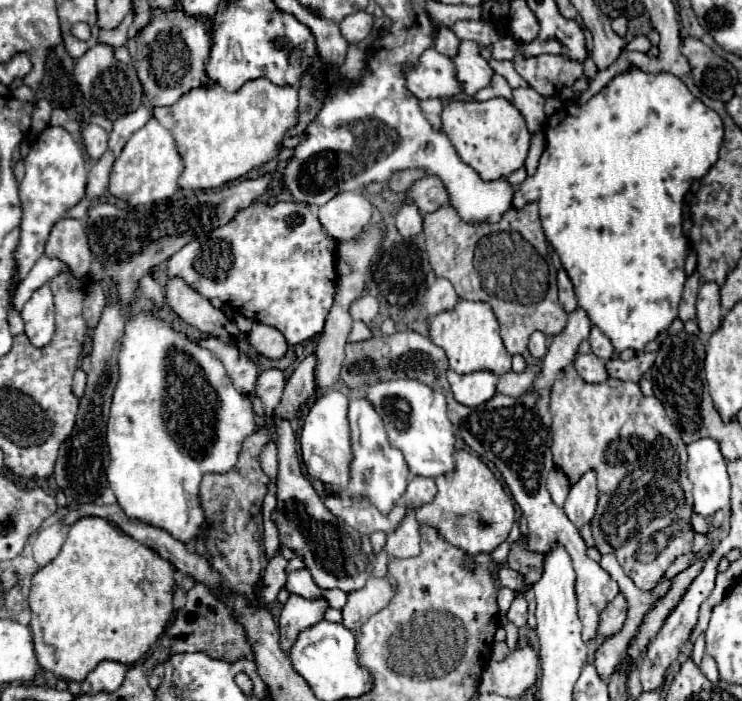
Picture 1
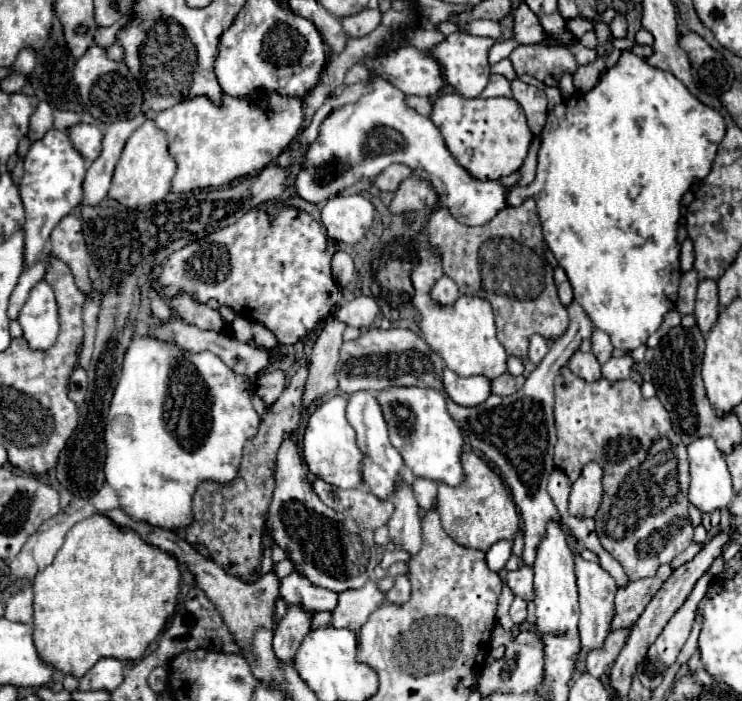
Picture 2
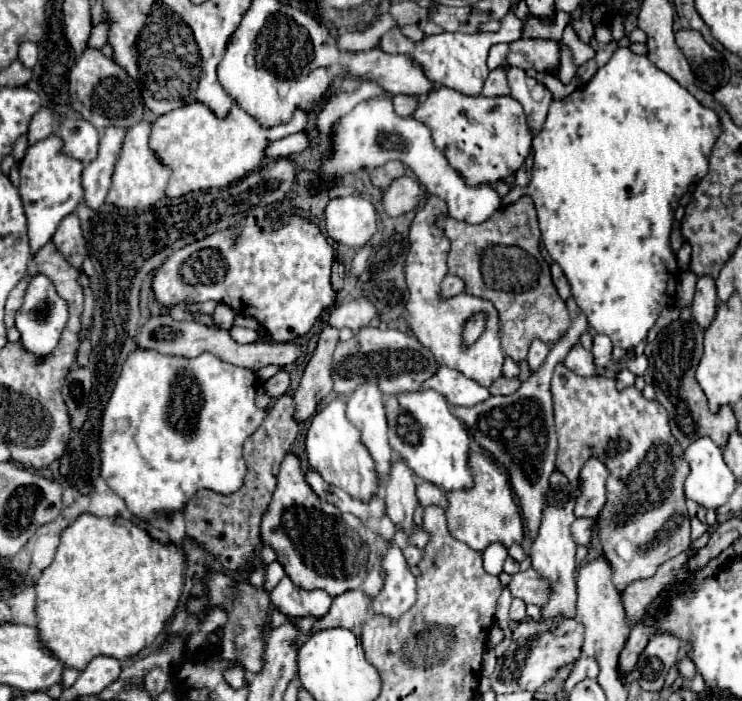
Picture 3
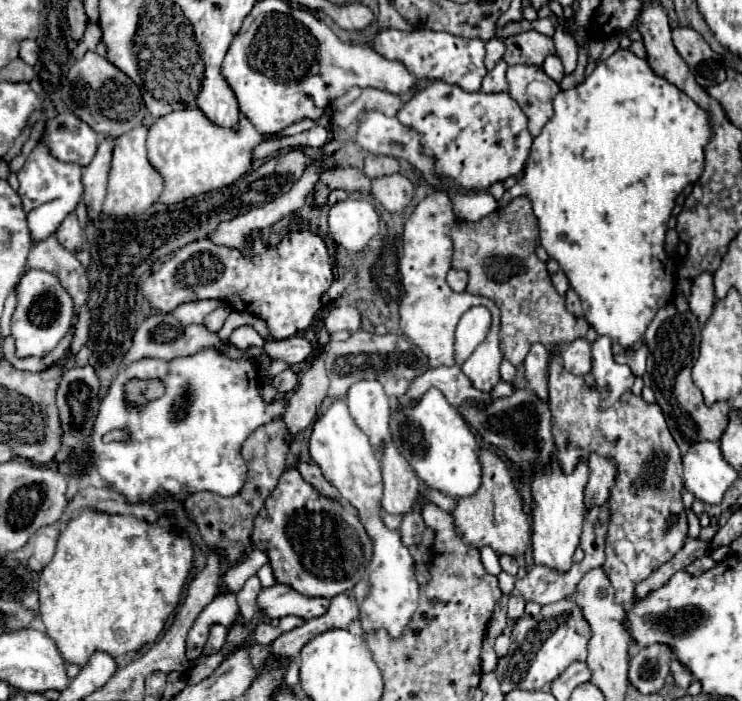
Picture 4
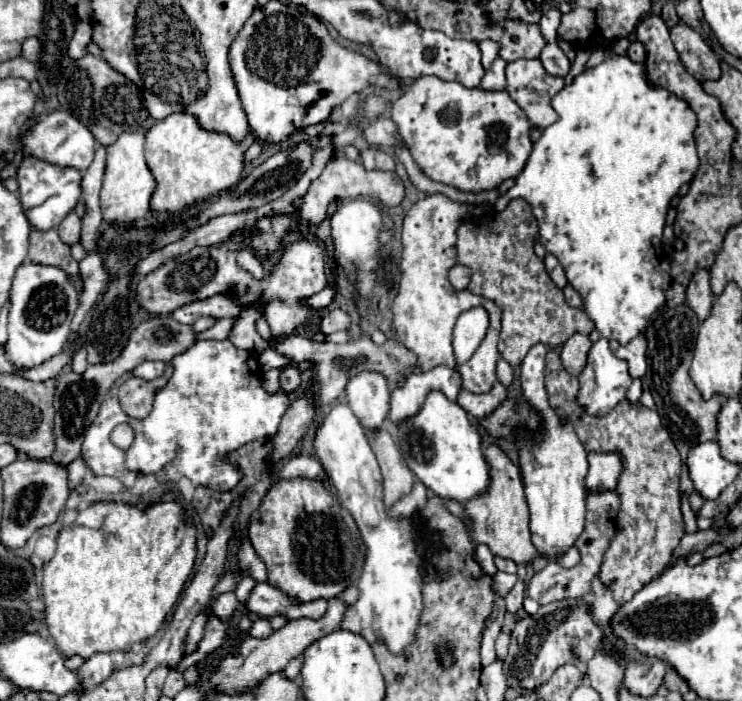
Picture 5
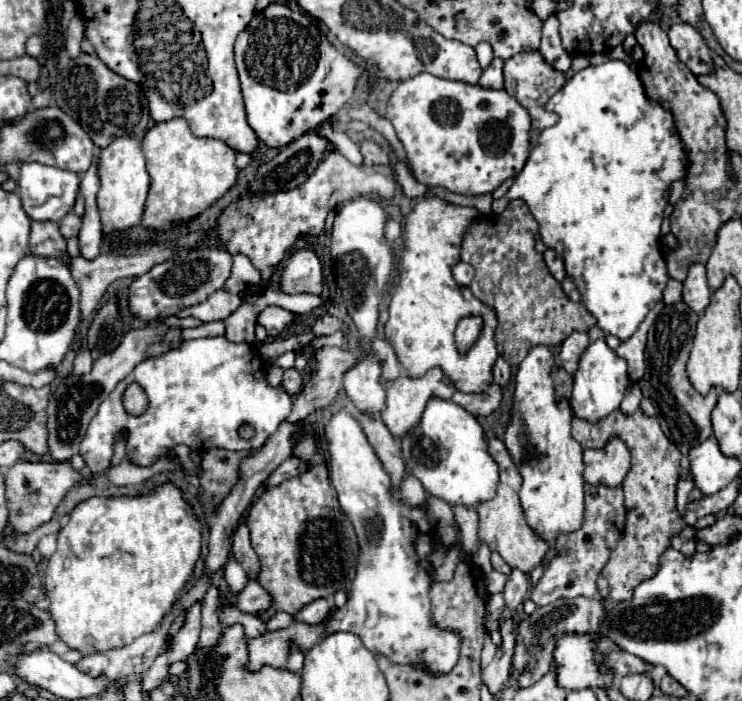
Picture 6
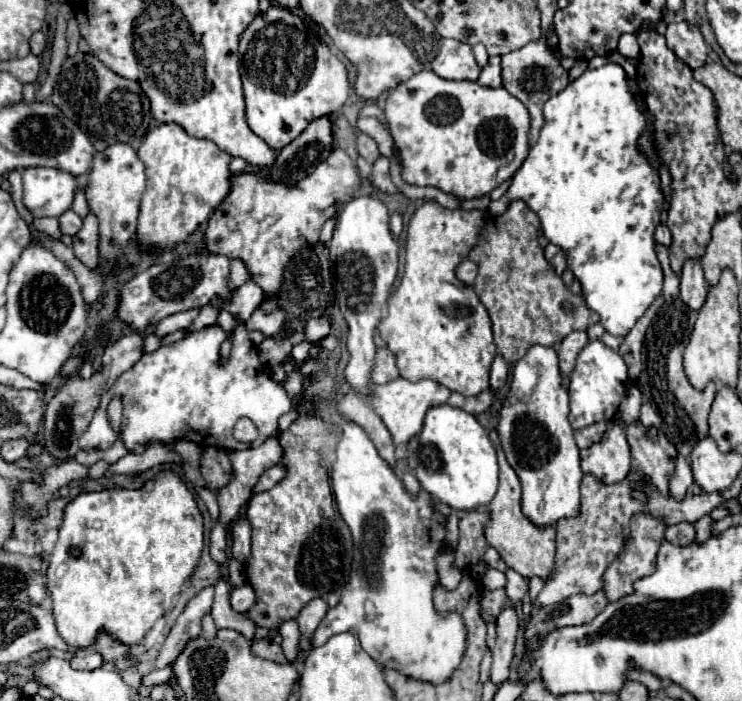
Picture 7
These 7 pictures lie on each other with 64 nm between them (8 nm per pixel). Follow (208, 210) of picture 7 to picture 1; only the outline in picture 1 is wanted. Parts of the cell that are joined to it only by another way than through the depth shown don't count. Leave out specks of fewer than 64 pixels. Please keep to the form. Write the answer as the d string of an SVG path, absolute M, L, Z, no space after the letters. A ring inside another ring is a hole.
M264 78L252 80L246 86L242 86L240 92L230 94L222 86L214 84L212 88L198 88L188 94L184 94L176 104L156 108L154 118L170 130L174 136L176 148L180 150L184 172L178 178L178 188L184 190L204 190L204 188L218 188L226 182L232 182L250 170L262 166L264 162L270 162L280 154L282 140L290 128L298 124L298 90L296 88L280 88Z

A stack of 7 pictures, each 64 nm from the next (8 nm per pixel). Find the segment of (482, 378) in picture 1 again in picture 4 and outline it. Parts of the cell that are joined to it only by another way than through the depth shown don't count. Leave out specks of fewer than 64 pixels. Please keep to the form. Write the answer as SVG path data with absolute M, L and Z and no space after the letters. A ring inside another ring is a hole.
M438 366L432 368L418 378L412 380L408 392L398 398L398 406L408 406L408 402L416 402L416 398L422 398L430 388L438 388L450 404L462 406L464 400L486 400L488 394L476 390L470 386L470 380L464 376L464 372L456 366Z

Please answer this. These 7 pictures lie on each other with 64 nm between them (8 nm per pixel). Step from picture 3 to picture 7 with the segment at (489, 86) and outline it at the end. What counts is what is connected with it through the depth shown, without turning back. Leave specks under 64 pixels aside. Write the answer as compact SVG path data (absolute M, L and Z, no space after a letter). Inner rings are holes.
M490 56L488 64L482 68L478 84L482 86L490 86L490 88L498 88L502 86L502 76L500 76L500 56Z

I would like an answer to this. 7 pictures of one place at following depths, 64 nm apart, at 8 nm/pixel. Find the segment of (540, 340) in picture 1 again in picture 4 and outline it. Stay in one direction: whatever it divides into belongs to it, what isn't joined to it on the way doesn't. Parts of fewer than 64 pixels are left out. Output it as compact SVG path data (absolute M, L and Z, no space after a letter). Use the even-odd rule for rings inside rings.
M534 344L524 360L524 376L528 380L528 390L532 390L538 398L548 400L548 348L544 344Z

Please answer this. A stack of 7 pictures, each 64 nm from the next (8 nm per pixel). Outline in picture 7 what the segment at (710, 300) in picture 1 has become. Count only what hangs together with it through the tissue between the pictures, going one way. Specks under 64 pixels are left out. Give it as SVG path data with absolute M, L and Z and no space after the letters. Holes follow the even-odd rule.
M688 258L688 262L684 262L682 272L680 272L680 298L682 302L692 308L698 310L704 300L706 300L706 282L704 282L704 272L702 266L696 258Z

